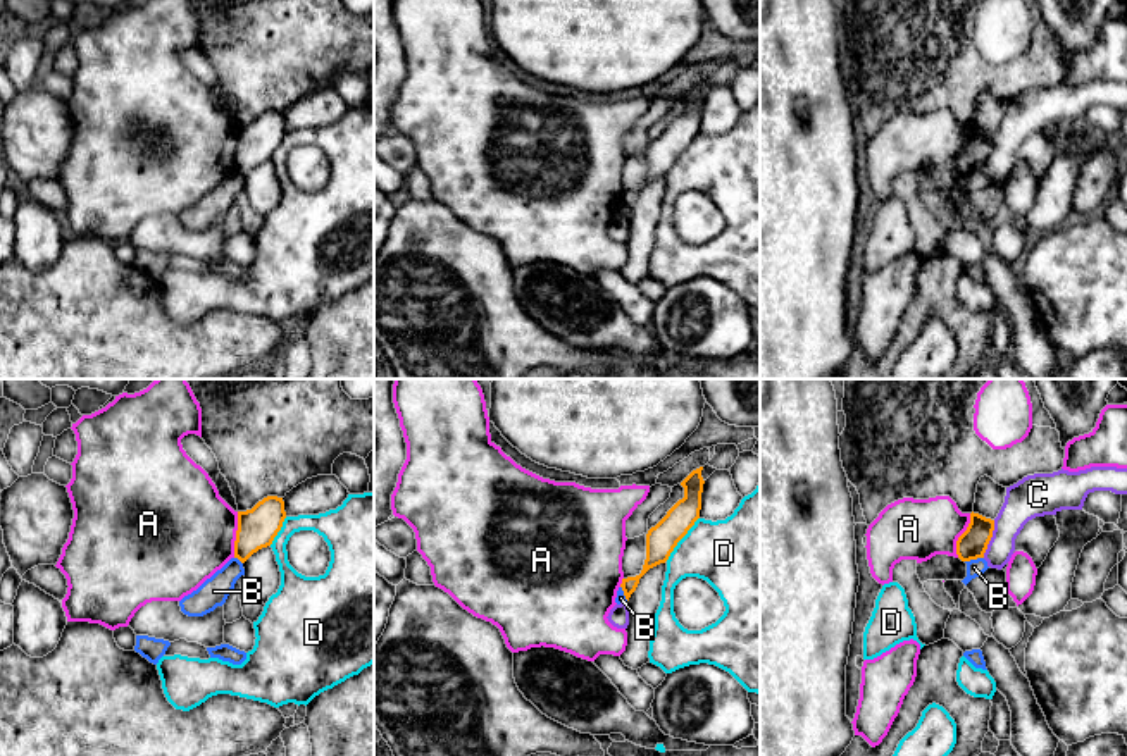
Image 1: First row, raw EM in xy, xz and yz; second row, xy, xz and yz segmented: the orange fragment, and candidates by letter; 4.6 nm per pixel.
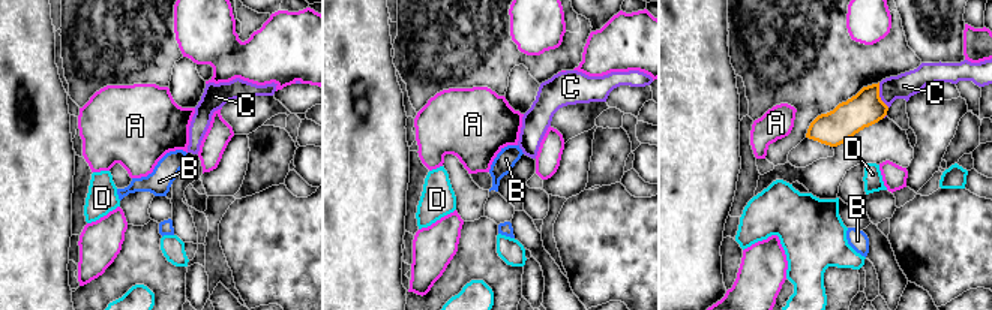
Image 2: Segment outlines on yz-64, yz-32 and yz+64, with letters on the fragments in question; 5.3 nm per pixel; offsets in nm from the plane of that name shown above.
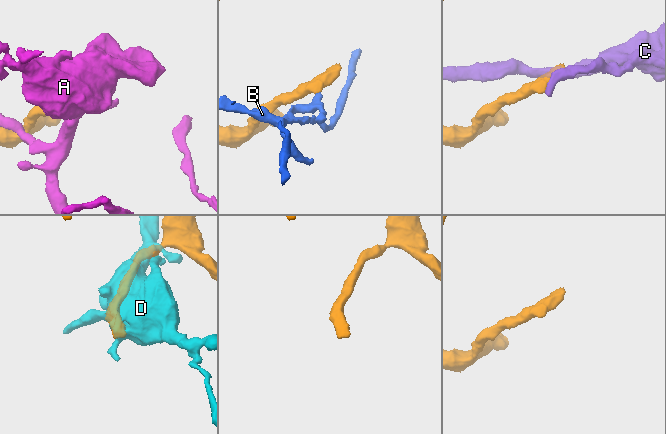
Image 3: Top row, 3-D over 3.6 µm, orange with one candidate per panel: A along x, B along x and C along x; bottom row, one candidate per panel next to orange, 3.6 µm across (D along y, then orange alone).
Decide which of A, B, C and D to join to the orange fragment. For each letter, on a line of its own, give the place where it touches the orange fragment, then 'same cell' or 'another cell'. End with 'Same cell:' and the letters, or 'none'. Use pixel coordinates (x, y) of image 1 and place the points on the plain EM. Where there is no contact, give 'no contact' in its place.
A: meets orange in xy at (236, 148); another cell
B: meets orange in yz at (974, 173); another cell
C: meets orange in yz at (990, 154); another cell
D: meets orange in xz at (681, 152); another cell
Same cell: none

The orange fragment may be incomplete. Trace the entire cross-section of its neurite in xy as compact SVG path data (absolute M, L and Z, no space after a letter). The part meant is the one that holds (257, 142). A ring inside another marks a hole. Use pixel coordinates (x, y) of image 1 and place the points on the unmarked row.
M267 110L252 124L238 126L234 172L245 177L258 164L271 160L284 133L284 115L277 110Z

